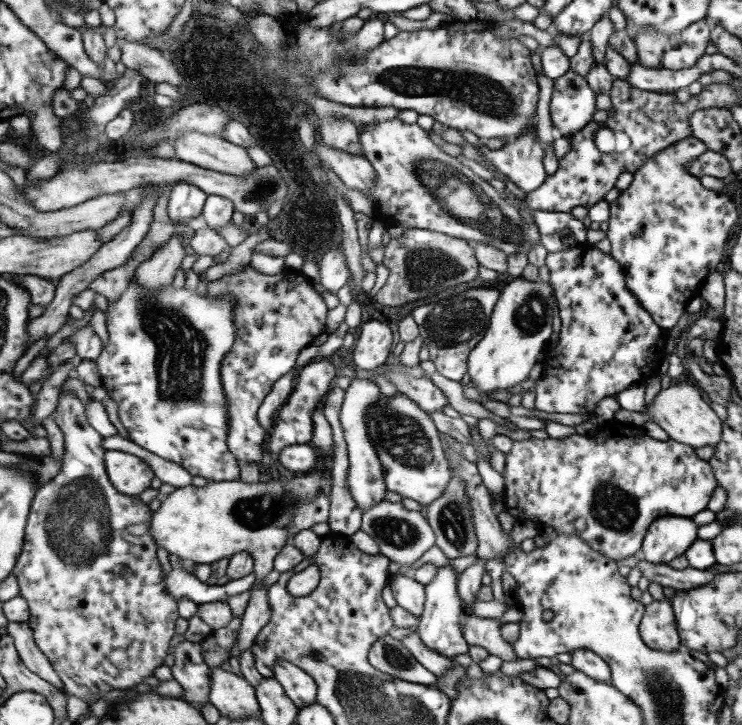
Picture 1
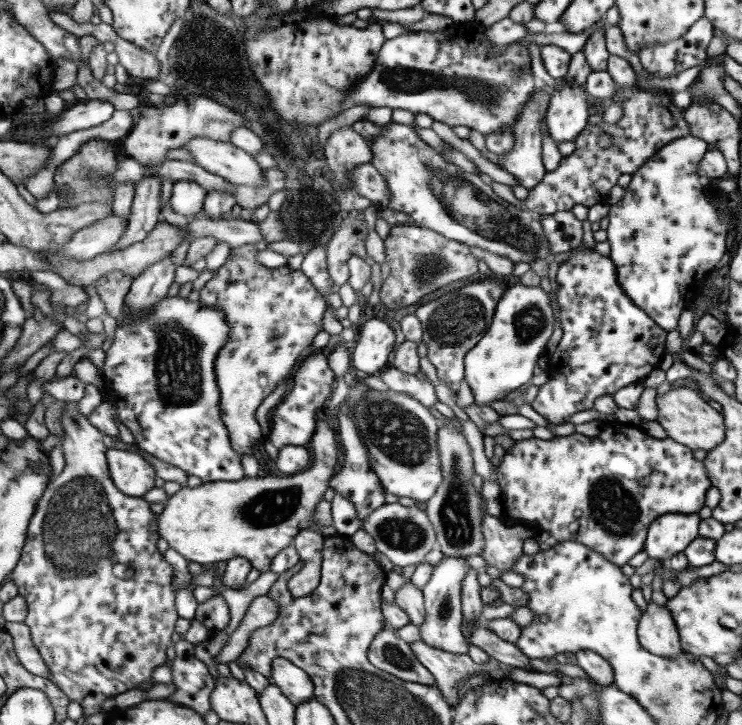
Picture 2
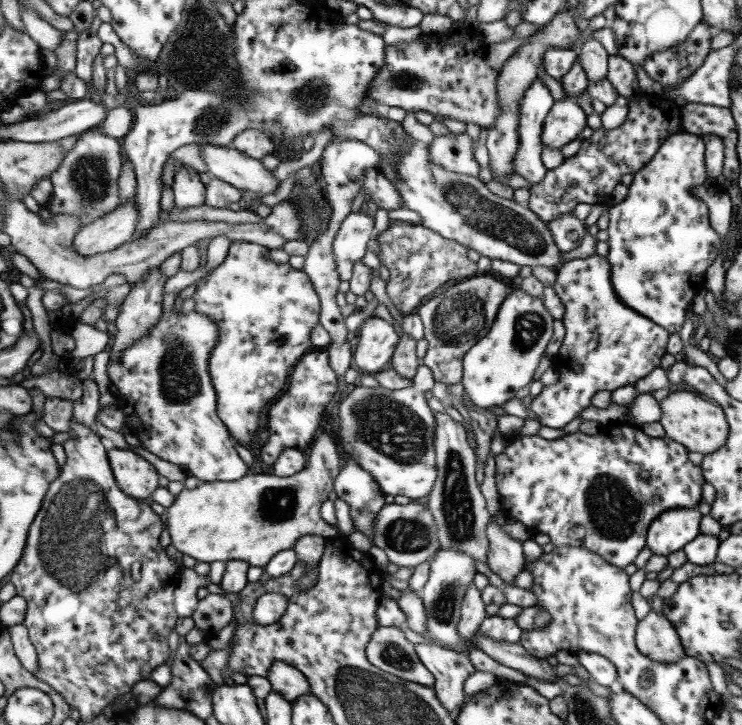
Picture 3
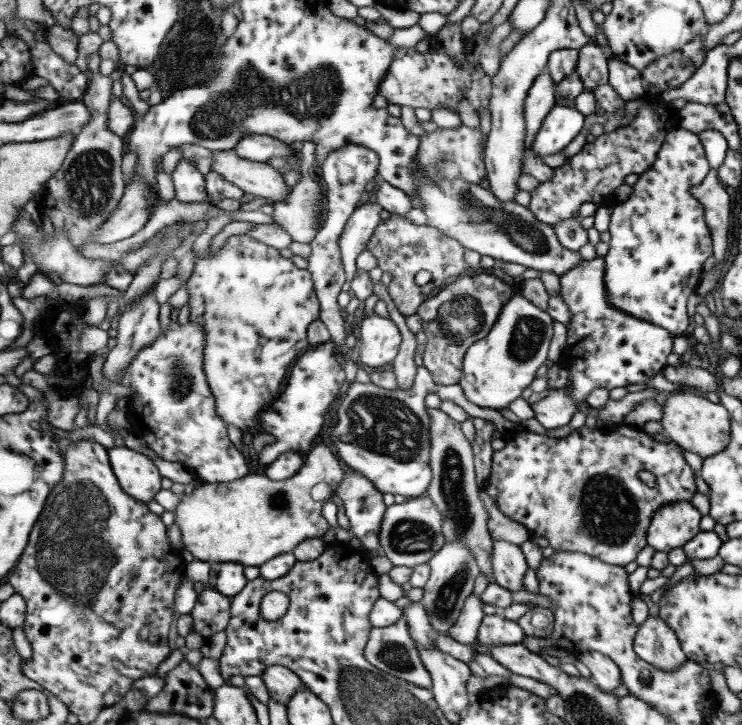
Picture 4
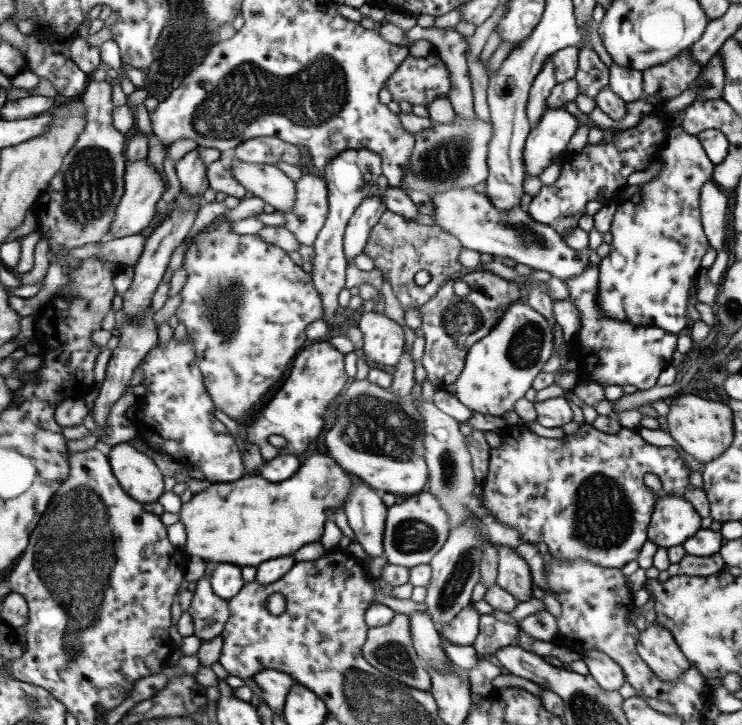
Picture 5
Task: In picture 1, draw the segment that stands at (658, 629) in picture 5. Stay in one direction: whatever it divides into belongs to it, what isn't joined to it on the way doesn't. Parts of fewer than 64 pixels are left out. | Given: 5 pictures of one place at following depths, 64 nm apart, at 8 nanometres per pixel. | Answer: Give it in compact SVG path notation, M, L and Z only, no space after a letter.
M667 598L645 606L645 614L639 622L639 638L653 652L679 652L679 632Z

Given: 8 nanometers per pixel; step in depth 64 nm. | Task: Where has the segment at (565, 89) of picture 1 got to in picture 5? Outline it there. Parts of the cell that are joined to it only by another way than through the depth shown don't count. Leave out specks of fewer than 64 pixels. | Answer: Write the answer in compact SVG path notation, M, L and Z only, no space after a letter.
M547 110L535 128L531 128L527 140L525 140L525 150L523 150L523 166L525 166L525 176L539 176L545 168L549 168L553 164L553 158L557 158L569 144L573 132L581 126L581 122L577 122L571 114L567 114L565 110Z

